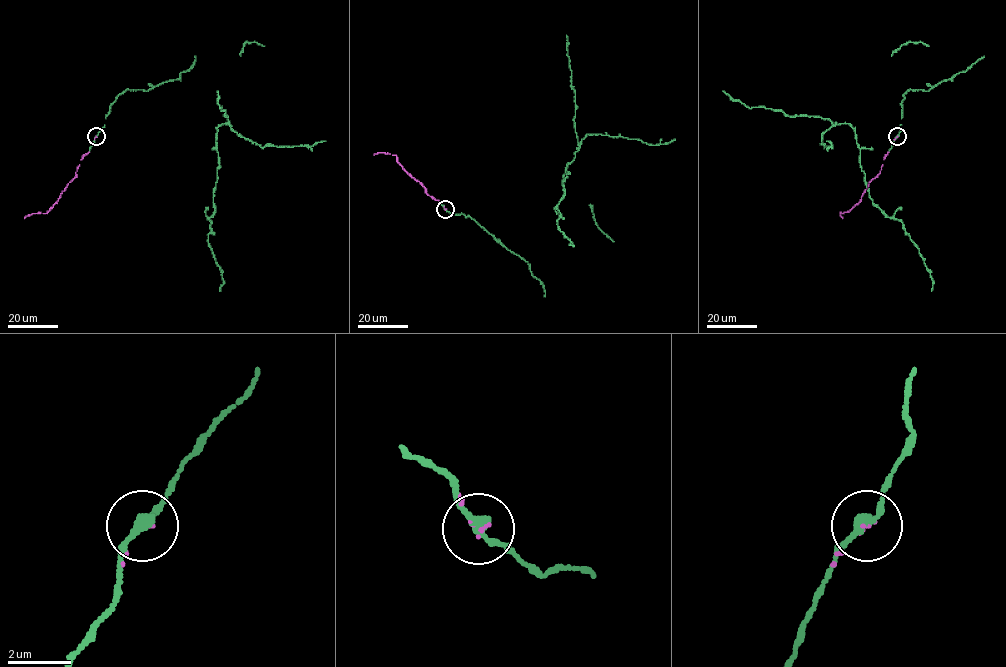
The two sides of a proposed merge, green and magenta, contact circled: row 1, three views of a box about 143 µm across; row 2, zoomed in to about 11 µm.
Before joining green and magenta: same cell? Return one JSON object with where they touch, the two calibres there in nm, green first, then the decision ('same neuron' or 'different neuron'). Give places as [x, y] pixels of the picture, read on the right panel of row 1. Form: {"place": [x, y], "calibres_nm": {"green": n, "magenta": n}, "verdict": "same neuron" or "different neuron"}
{"place": [897, 136], "calibres_nm": {"green": 280, "magenta": 60}, "verdict": "same neuron"}

